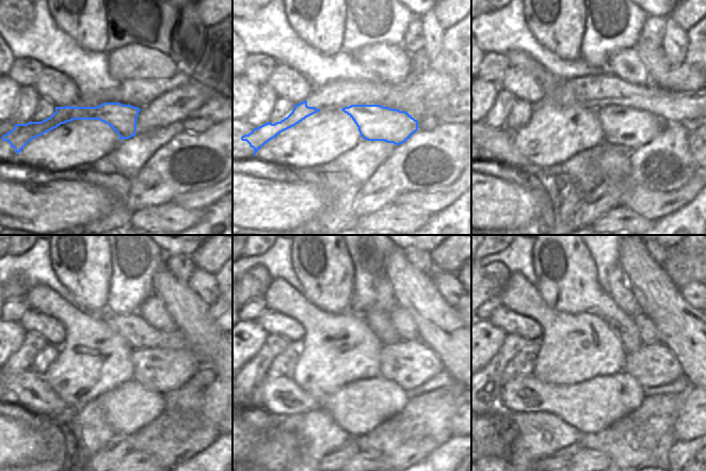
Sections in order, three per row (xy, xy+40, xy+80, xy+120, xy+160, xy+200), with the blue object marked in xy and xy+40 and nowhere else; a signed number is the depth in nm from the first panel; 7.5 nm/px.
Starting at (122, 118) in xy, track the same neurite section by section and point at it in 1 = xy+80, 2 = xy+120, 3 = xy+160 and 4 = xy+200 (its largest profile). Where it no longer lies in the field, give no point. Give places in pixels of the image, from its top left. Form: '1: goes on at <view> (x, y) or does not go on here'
1: goes on at xy+80 (624, 127)
2: goes on at xy+120 (162, 370)
3: goes on at xy+160 (410, 367)
4: goes on at xy+200 (651, 366)

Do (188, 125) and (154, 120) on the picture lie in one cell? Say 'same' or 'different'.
different

